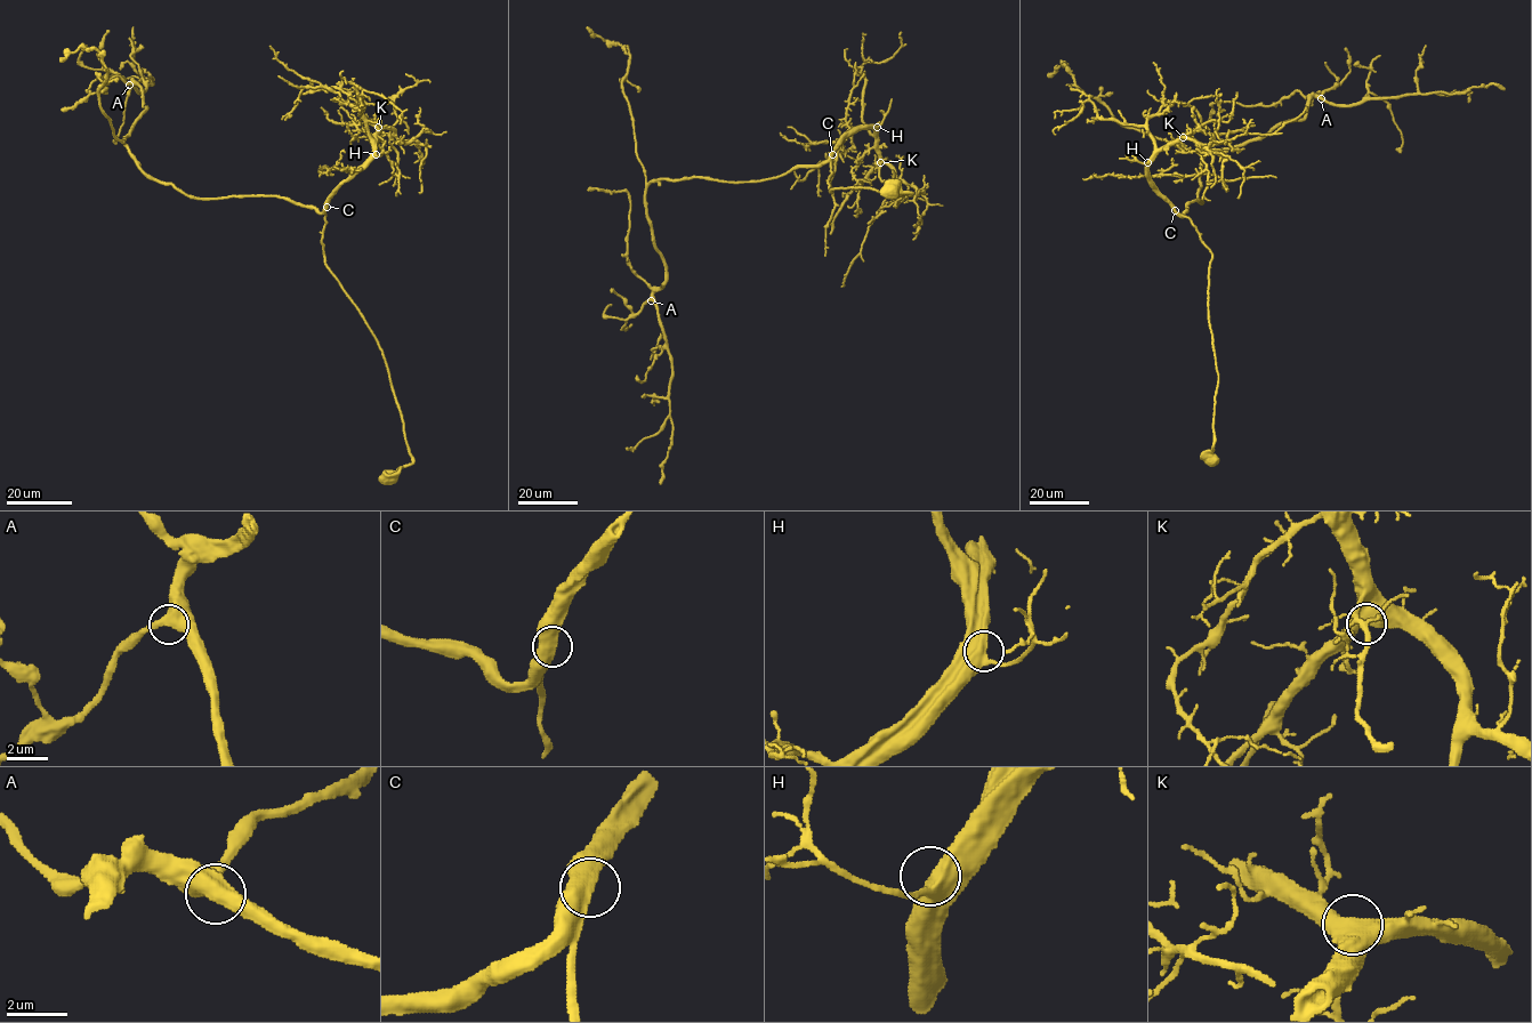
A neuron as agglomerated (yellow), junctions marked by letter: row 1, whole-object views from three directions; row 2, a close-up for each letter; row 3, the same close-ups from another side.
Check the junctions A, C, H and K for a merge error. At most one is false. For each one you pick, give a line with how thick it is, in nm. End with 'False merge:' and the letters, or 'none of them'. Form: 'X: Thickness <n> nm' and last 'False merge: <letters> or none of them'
False merge: none of them

